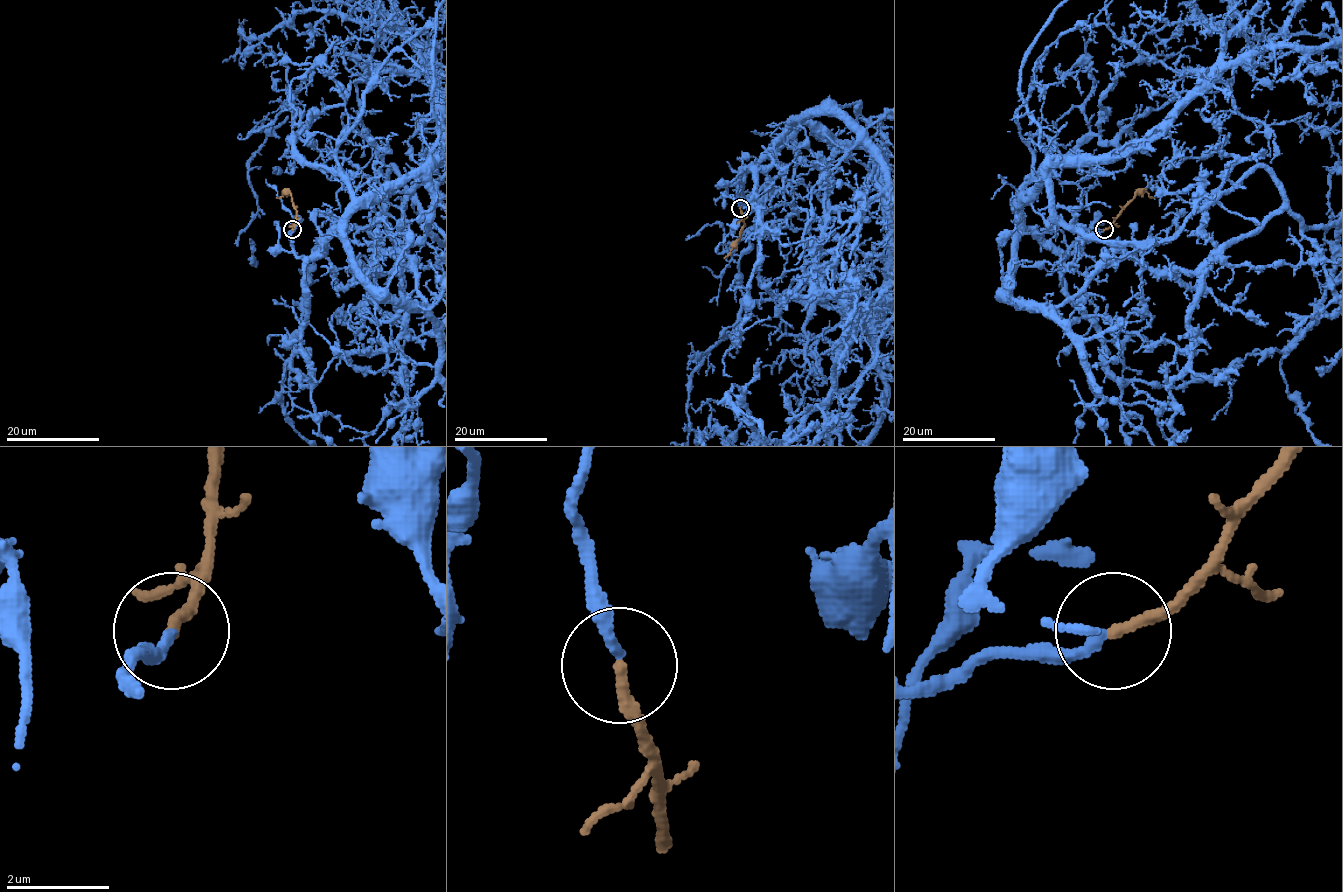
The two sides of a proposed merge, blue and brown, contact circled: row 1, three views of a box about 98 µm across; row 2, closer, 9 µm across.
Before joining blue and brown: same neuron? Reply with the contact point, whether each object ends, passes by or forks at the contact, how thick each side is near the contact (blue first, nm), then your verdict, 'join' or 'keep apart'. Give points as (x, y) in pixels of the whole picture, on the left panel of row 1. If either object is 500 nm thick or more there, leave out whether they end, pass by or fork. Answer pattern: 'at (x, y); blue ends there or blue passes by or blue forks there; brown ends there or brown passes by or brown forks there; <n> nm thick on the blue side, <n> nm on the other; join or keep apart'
at (292, 229); blue ends there; brown ends there; 200 nm thick on the blue side, 240 nm on the other; join

